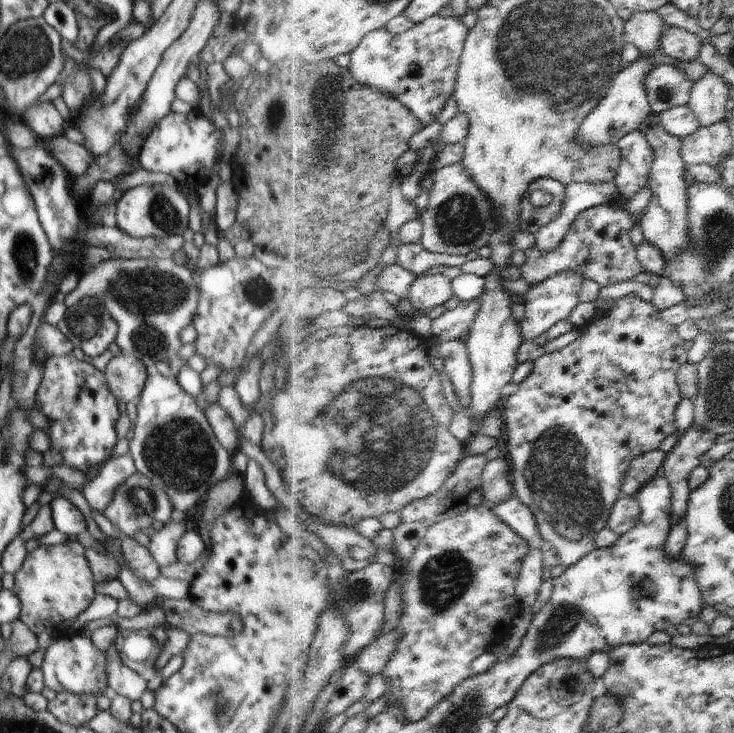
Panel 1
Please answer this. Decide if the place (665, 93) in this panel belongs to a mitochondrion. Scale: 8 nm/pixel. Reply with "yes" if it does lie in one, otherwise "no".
yes

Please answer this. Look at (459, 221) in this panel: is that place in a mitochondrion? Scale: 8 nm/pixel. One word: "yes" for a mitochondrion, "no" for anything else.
yes

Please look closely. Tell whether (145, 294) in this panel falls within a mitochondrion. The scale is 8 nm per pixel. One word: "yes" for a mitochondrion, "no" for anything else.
yes

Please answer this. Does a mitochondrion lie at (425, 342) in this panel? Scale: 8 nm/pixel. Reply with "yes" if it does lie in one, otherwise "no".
no

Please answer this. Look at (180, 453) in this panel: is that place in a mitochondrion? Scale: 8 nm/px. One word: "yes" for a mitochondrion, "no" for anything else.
yes

